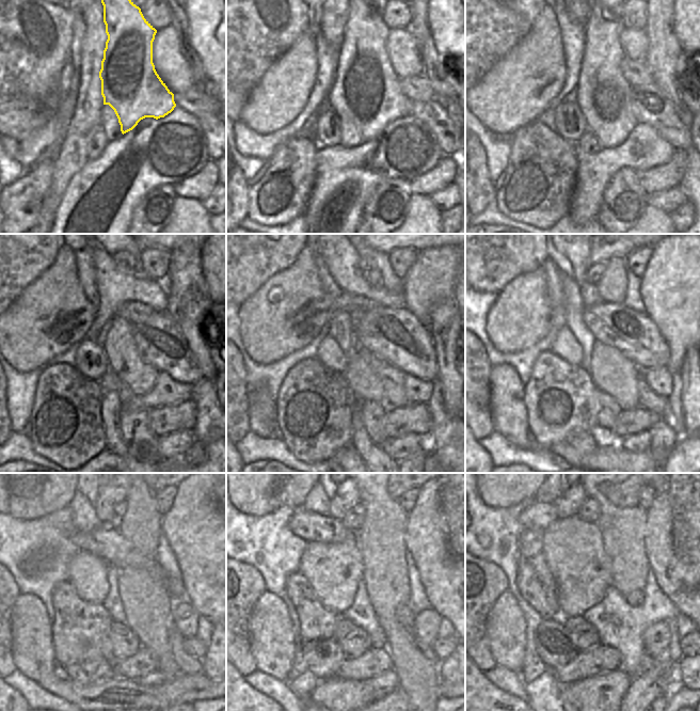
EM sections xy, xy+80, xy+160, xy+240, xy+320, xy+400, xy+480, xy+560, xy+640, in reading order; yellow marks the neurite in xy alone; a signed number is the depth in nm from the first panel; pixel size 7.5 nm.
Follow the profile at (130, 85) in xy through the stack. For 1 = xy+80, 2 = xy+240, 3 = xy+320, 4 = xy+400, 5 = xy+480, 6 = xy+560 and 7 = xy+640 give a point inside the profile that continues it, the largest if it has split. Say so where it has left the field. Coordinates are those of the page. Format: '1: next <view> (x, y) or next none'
1: next xy+80 (366, 91)
2: next xy+240 (120, 347)
3: next xy+320 (392, 378)
4: next xy+400 (648, 399)
5: next xy+480 (193, 646)
6: next xy+560 (443, 648)
7: next xy+640 (682, 641)

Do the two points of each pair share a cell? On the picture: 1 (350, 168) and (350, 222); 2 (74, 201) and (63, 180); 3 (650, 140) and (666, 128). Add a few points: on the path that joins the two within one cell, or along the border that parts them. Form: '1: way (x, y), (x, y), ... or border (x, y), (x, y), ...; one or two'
1: way (350, 182), (355, 195), (350, 208); one
2: border (81, 167), (69, 180), (56, 210); two
3: border (637, 123), (646, 123), (652, 126), (677, 151); two

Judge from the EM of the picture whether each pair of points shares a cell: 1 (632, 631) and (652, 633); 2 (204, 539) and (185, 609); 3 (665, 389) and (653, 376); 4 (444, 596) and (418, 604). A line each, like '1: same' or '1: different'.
1: different
2: different
3: same
4: different

